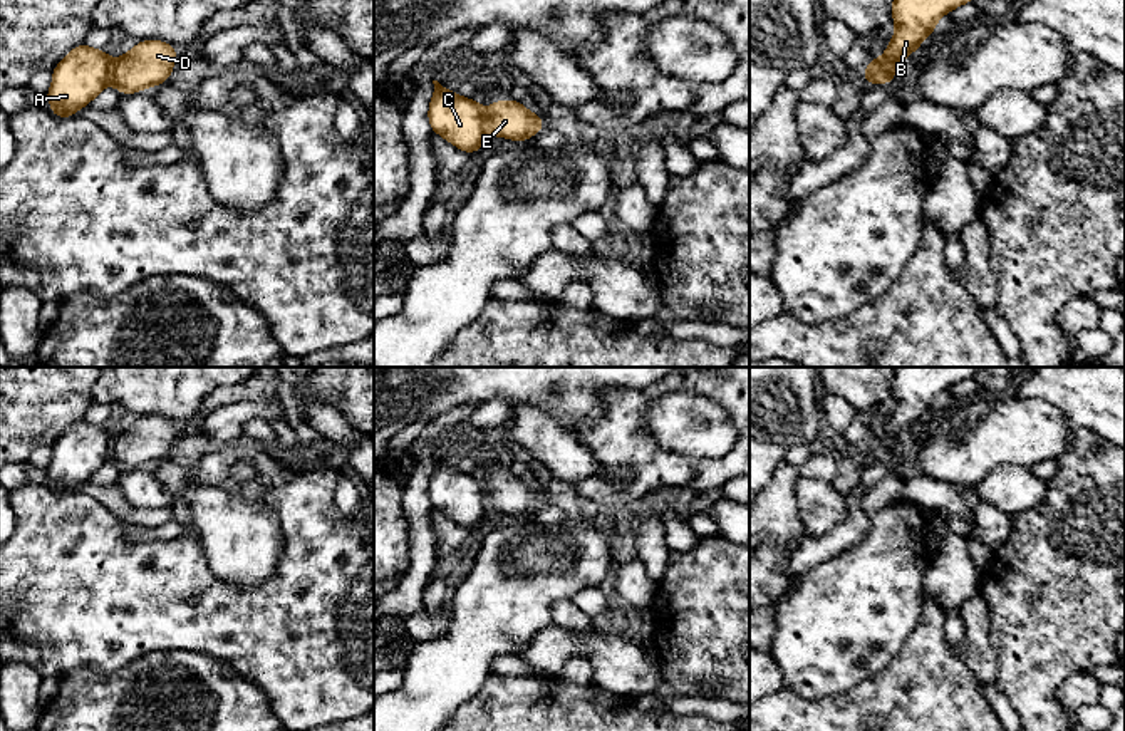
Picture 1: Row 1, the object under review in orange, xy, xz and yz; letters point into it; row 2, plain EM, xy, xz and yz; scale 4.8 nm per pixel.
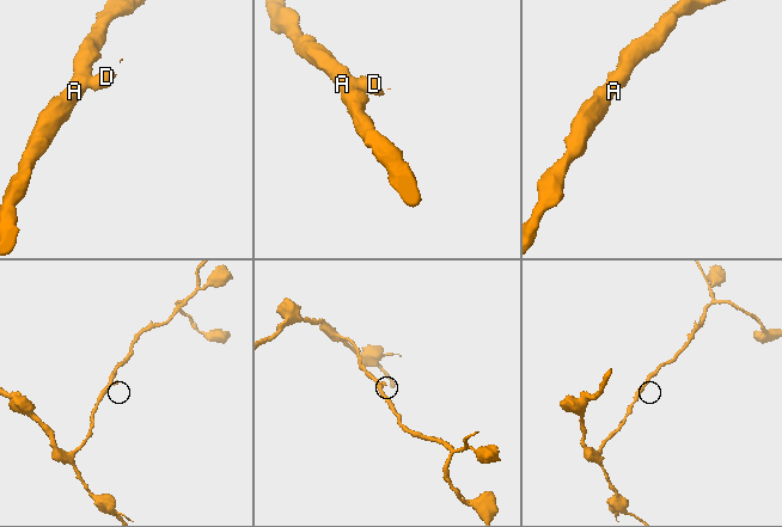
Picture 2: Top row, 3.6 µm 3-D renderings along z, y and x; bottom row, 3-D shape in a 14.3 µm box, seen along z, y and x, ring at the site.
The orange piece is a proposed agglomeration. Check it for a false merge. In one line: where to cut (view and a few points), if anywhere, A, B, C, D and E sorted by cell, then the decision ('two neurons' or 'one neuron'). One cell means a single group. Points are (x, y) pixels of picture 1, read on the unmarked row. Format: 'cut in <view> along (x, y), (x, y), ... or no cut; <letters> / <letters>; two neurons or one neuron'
cut in xz along (483, 485), (490, 507); A B C / D E; two neurons

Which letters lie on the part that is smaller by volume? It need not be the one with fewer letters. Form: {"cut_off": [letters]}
{"cut_off": ["D", "E"]}

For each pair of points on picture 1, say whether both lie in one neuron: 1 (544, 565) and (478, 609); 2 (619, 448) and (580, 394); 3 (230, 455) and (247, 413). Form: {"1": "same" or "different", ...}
{"1": "same", "2": "different", "3": "different"}

